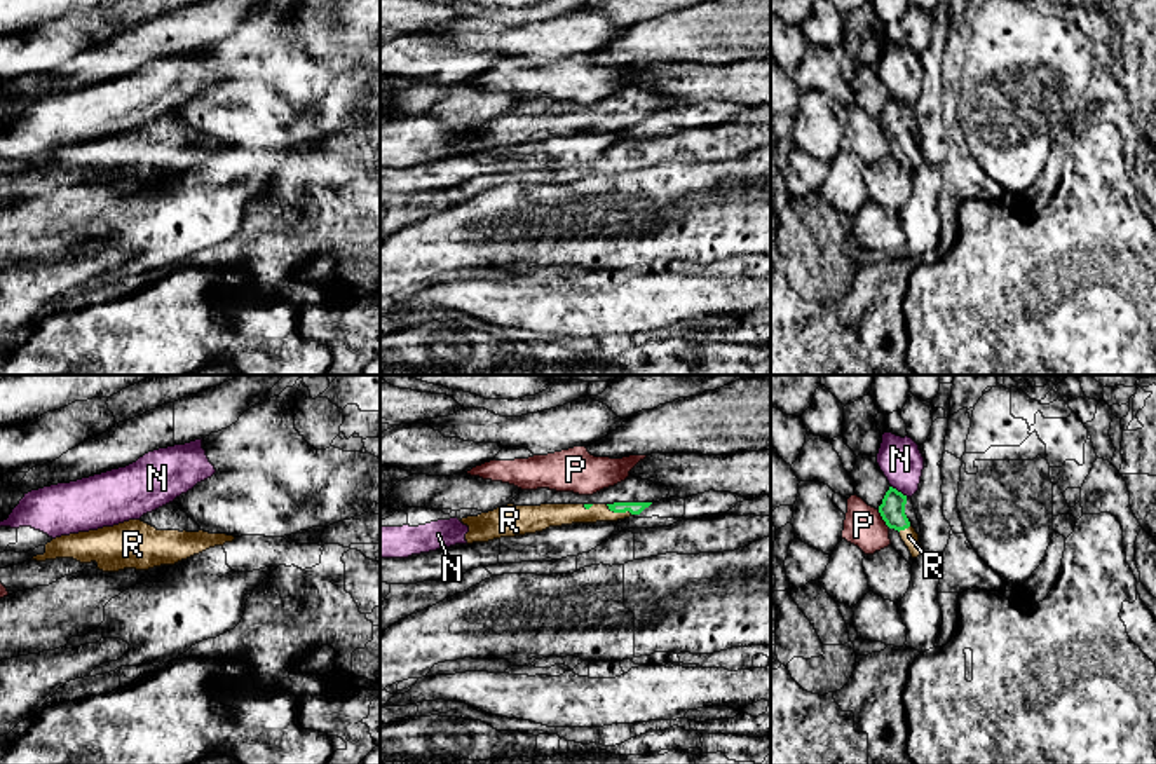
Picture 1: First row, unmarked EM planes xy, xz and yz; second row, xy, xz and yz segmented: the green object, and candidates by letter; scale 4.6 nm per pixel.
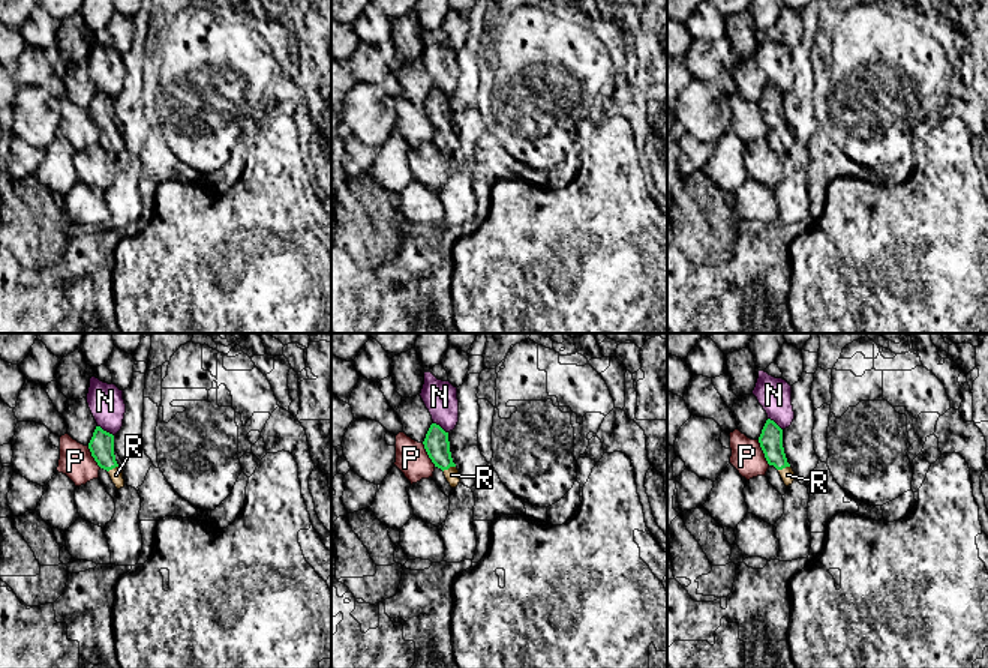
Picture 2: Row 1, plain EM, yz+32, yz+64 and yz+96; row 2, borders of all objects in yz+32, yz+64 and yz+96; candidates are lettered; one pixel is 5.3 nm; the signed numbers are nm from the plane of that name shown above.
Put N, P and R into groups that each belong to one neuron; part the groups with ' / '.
N / P / R

